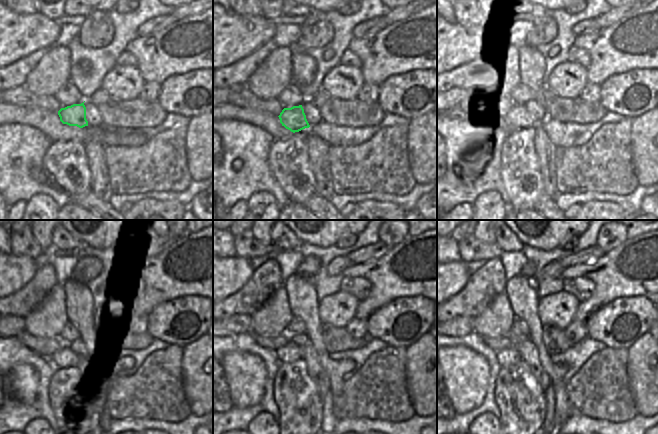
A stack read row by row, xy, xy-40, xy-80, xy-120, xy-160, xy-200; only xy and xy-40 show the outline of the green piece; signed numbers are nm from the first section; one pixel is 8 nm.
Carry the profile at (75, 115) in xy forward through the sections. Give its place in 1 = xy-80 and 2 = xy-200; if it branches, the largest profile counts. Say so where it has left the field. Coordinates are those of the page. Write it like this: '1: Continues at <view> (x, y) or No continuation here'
1: Continues at xy-80 (514, 120)
2: Continues at xy-200 (509, 356)

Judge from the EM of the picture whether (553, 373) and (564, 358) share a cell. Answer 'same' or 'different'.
different

